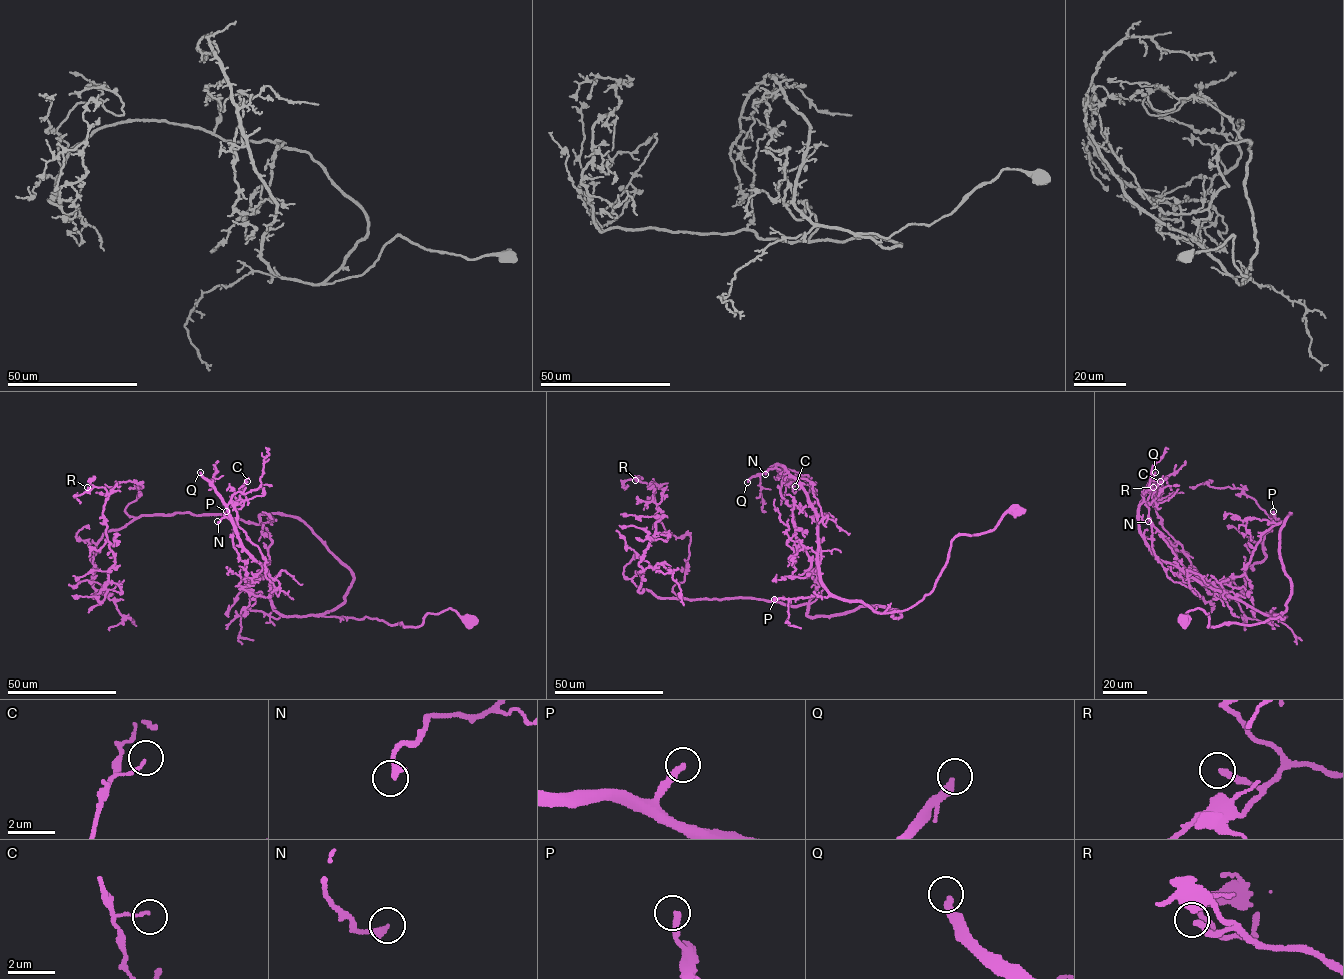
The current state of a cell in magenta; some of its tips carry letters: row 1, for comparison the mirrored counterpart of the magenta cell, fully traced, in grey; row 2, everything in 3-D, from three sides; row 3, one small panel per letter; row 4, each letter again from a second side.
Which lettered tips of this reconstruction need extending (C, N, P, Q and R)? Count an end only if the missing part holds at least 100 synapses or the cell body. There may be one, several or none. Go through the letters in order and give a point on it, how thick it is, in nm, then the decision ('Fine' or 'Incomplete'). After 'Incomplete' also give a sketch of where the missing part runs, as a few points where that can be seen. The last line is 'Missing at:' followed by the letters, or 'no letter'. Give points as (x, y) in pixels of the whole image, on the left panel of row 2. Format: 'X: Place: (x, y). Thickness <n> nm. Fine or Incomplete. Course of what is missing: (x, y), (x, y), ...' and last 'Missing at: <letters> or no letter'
C: Place: (247, 481). Thickness 110 nm. Fine
N: Place: (217, 521). Thickness 300 nm. Fine
P: Place: (226, 511). Thickness 260 nm. Incomplete. Course of what is missing: (226, 511), (229, 489), (217, 487), (199, 498), (213, 486), (233, 480), (228, 512)
Q: Place: (200, 472). Thickness 320 nm. Incomplete. Course of what is missing: (200, 472), (197, 456), (203, 457), (197, 466), (212, 454), (217, 466), (221, 461), (224, 451), (214, 441)
R: Place: (87, 487). Thickness 260 nm. Fine
Missing at: P, Q

